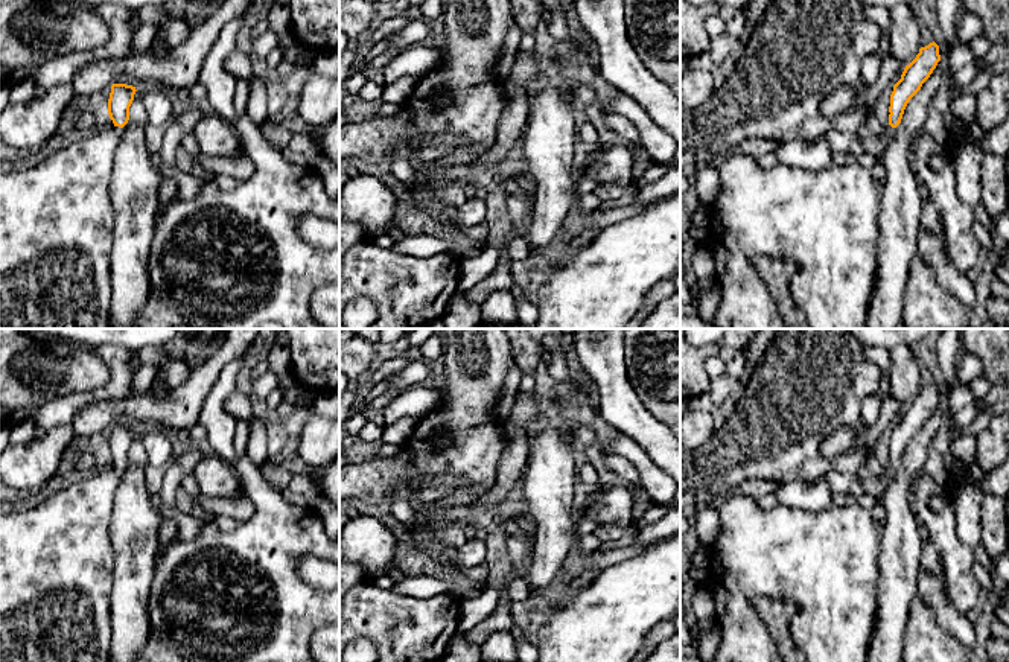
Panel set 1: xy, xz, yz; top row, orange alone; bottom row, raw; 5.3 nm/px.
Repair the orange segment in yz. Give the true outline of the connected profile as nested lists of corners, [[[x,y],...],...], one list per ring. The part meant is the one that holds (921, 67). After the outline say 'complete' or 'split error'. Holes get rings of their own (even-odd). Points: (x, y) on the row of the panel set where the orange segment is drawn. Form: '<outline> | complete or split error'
[[[933,41],[921,47],[916,58],[906,65],[890,94],[889,126],[884,129],[887,145],[893,142],[895,128],[901,123],[909,100],[921,90],[939,61],[939,46]]] | split error

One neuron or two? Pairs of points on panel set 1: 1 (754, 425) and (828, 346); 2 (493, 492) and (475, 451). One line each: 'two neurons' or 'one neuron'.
1: one neuron
2: two neurons

